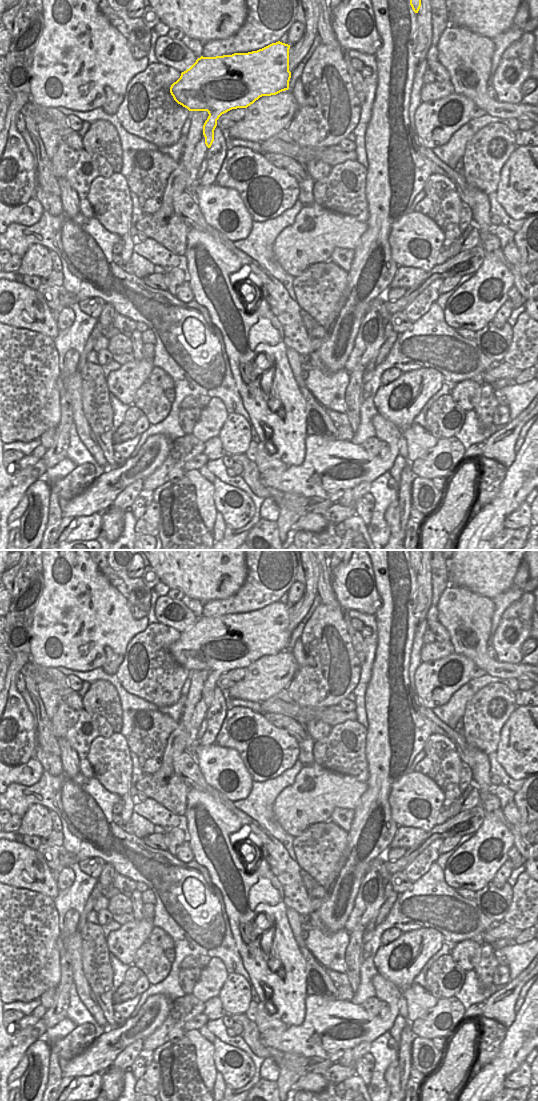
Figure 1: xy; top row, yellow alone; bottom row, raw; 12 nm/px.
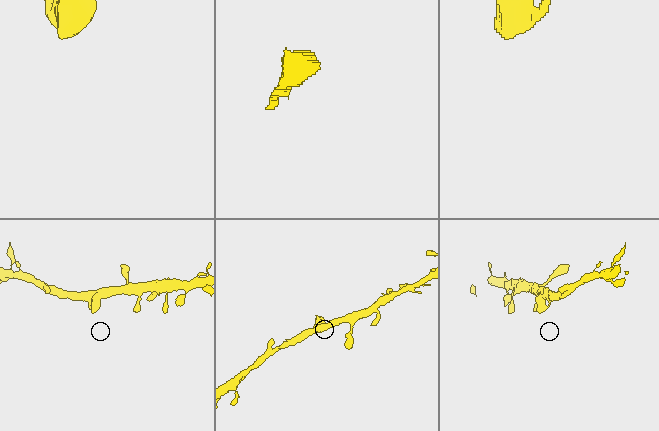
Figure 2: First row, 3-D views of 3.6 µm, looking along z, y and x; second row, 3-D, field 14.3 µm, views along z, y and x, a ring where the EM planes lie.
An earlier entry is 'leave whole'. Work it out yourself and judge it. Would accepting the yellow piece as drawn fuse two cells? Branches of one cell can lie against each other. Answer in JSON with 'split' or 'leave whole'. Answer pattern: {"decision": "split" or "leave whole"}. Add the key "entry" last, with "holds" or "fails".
{"decision": "leave whole", "entry": "holds"}

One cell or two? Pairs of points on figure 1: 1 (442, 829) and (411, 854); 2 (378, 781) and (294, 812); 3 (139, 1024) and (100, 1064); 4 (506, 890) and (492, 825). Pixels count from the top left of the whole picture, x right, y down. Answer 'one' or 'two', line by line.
1: one
2: two
3: one
4: two

